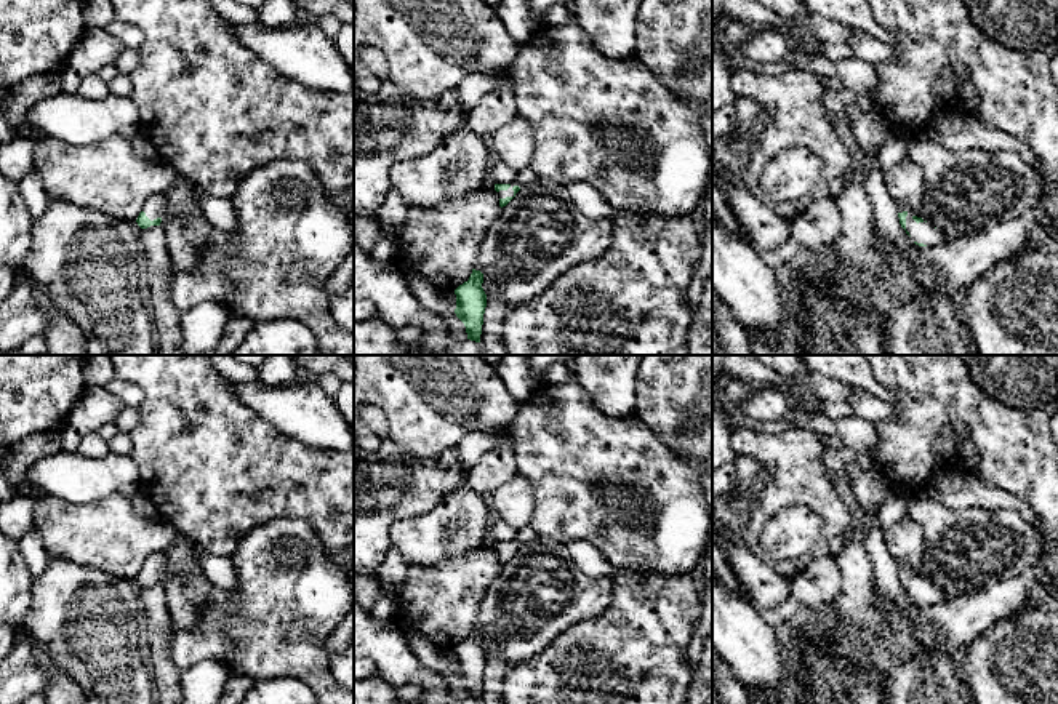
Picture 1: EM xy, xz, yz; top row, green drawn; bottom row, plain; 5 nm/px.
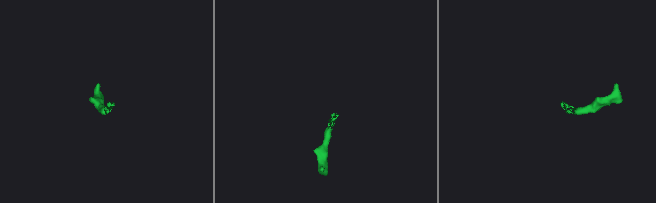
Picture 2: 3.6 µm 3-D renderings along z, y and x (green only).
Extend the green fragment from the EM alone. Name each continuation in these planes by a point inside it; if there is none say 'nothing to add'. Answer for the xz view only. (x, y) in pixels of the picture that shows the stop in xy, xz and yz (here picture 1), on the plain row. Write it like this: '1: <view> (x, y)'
1: xz (527, 533)

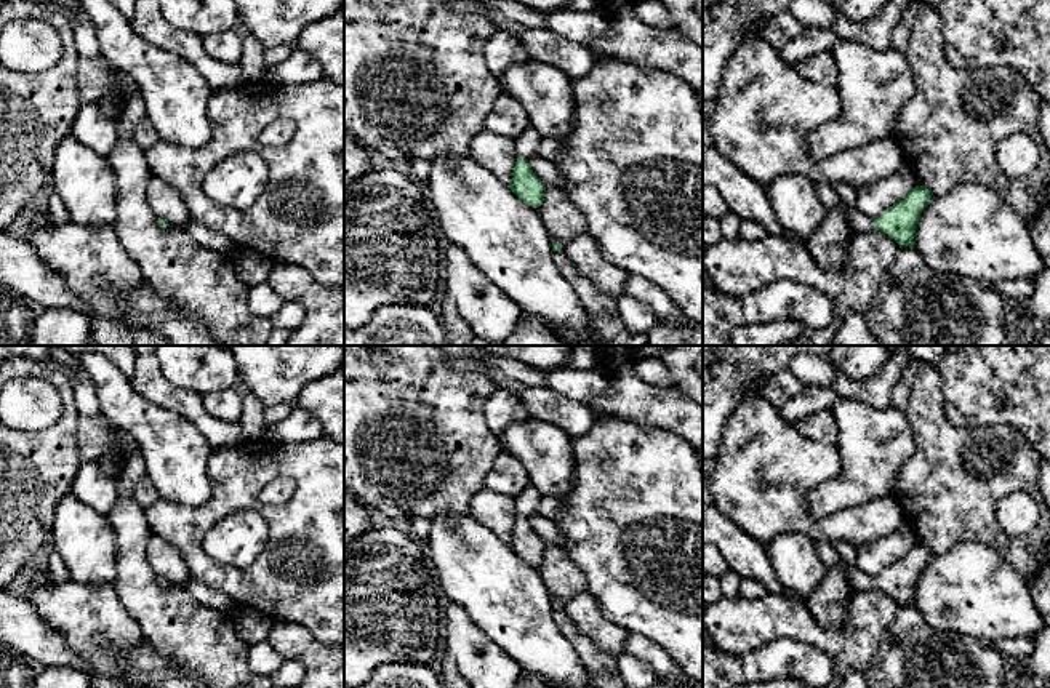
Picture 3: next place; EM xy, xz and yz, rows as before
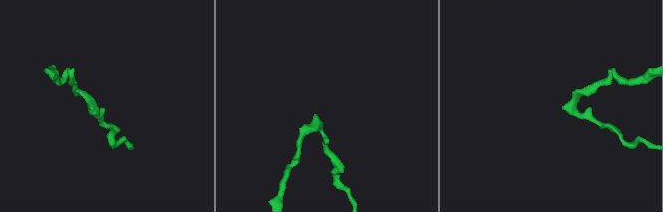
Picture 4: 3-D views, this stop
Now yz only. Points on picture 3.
1: yz (858, 581)

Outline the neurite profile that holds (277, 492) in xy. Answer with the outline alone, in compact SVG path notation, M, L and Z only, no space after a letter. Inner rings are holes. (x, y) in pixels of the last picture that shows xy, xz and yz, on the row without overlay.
M277 478L266 483L259 493L259 499L269 506L285 504L295 493L295 483L290 478Z

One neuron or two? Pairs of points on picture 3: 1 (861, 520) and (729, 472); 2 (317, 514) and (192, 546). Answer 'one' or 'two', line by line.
1: one
2: one

